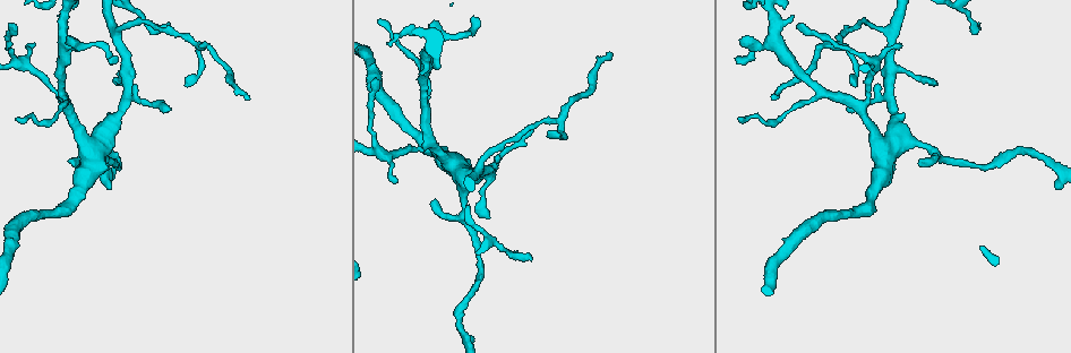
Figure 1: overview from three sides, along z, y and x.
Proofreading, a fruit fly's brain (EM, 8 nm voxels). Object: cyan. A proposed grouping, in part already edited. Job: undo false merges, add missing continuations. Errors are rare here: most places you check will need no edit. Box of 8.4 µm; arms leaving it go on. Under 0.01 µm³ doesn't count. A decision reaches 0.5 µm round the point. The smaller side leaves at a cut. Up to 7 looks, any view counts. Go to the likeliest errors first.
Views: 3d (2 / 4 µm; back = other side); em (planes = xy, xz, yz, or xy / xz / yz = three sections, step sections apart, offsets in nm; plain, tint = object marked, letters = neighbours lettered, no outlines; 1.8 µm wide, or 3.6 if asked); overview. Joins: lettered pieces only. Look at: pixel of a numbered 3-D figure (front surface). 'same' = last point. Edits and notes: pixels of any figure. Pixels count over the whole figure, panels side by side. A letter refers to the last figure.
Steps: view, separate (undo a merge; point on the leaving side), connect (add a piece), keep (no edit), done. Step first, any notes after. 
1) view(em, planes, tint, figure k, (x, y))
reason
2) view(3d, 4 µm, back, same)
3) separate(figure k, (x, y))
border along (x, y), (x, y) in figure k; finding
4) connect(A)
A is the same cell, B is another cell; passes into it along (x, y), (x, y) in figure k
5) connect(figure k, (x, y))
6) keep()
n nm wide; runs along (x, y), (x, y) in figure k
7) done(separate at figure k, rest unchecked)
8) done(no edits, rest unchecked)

view(3d, 2 µm, figure 1, (424, 103))
side arm on a straight run

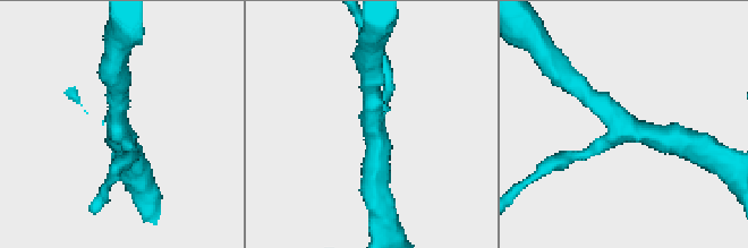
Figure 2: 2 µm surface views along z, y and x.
view(em, 3.6 µm, planes, letters, figure 2, (622, 126))
3 arms

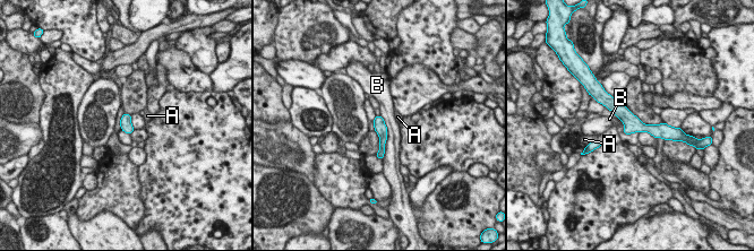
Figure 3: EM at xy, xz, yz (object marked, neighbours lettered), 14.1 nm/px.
keep()
B touches over 650 nm; A and B are other cells; runs along (608, 104), (635, 126), (665, 131) in figure 3; continuous, no second neuron

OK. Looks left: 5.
view(3d, 2 µm, figure 1, (981, 23))
an open end

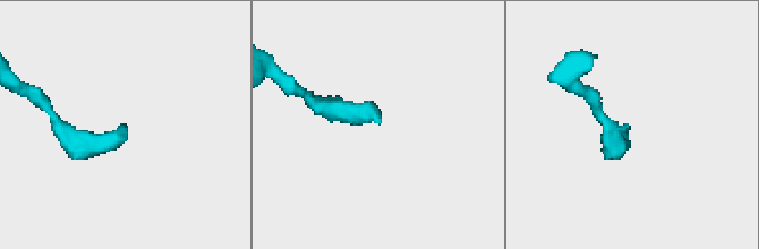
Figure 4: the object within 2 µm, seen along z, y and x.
view(em, planes, letters, figure 4, (124, 126))
now the EM

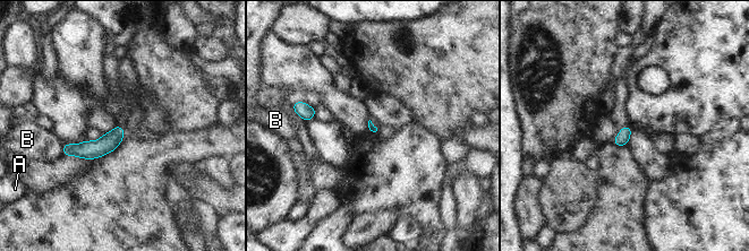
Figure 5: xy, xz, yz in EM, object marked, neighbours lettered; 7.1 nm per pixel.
keep()
A and B are other cells; none of them fits

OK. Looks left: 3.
view(3d, 4 µm, figure 1, (72, 42))
branch stops here

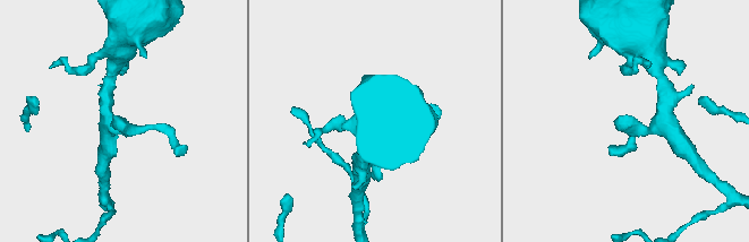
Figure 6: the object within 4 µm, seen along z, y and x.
view(em, planes, letters, figure 6, (120, 124))

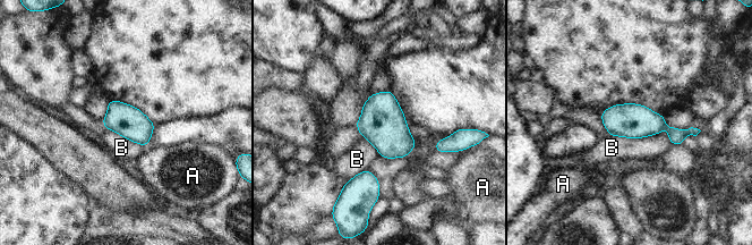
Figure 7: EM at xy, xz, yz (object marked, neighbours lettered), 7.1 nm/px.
keep()
220 nm wide; A and B are other cells; runs along (604, 116), (694, 132) in figure 7; none of them fits

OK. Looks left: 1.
done(no edits, rest unchecked)

